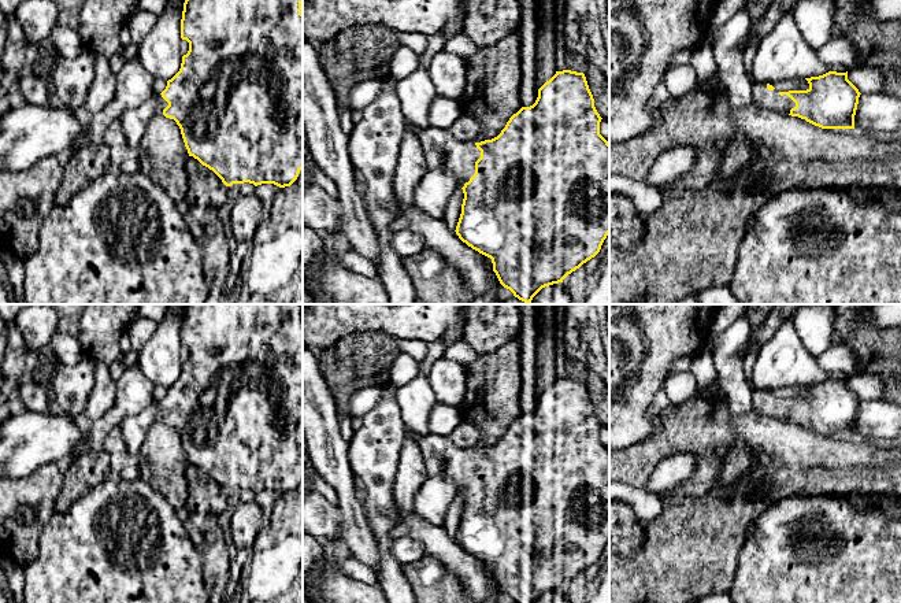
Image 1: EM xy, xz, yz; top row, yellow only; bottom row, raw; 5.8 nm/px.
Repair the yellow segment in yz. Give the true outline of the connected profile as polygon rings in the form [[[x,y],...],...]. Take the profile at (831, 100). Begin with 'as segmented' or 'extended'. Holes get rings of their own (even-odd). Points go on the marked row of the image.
extended; [[[828,71],[805,79],[809,84],[807,90],[778,92],[770,84],[754,84],[752,88],[753,101],[761,108],[798,116],[822,129],[854,129],[854,115],[861,93],[848,79],[848,71]]]

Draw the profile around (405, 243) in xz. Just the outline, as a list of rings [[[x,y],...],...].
[[[409,229],[394,232],[390,245],[401,258],[411,256],[419,254],[423,249],[427,249],[423,238]]]

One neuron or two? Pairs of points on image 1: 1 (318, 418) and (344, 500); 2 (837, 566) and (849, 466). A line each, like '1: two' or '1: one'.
1: one
2: two

